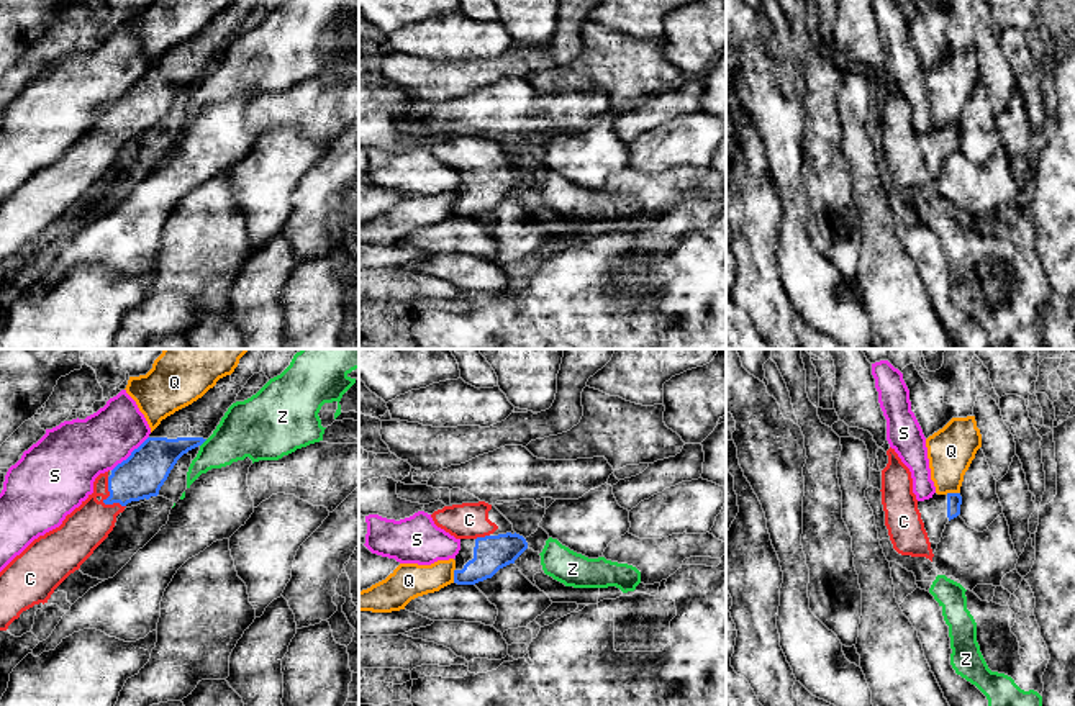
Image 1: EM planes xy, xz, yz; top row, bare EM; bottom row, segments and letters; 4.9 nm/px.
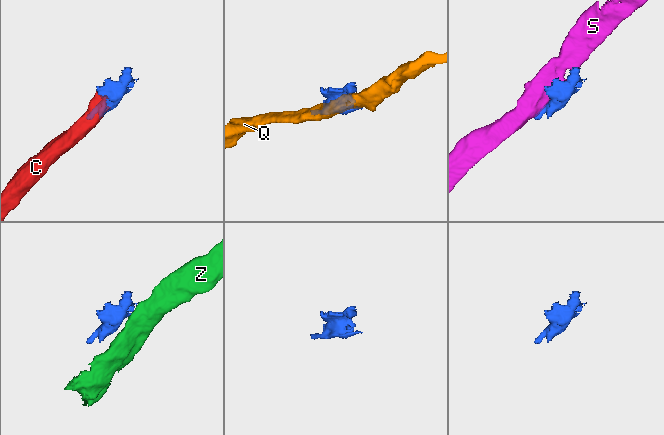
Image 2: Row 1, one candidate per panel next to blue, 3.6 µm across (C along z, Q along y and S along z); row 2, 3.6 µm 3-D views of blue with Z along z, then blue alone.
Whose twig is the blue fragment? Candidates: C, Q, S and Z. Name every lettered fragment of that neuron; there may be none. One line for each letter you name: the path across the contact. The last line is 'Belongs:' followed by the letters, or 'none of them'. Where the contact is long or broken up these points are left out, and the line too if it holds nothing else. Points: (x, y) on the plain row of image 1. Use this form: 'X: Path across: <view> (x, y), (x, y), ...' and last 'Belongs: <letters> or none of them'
C: Path across: xy (141, 108), (105, 133), (104, 143), (86, 161)
Belongs: C

